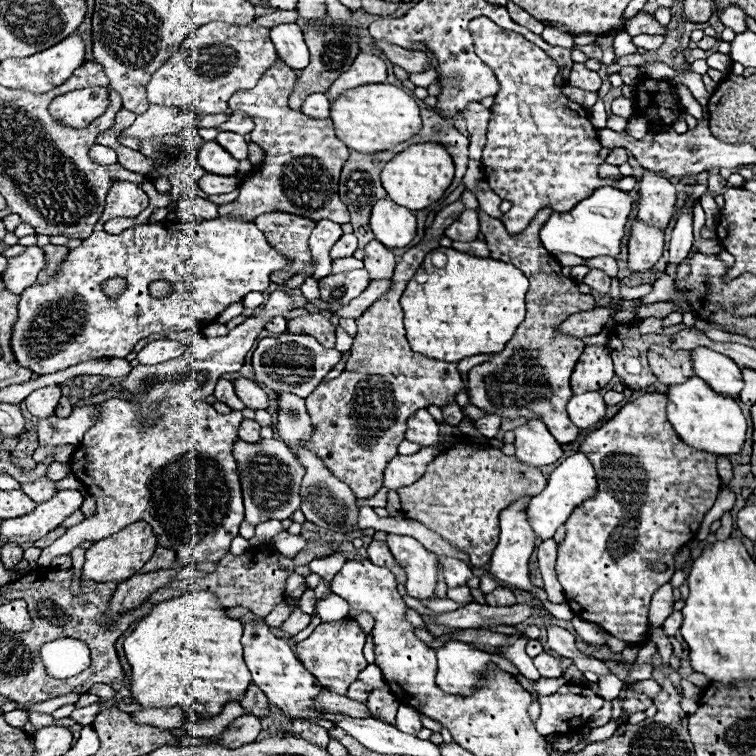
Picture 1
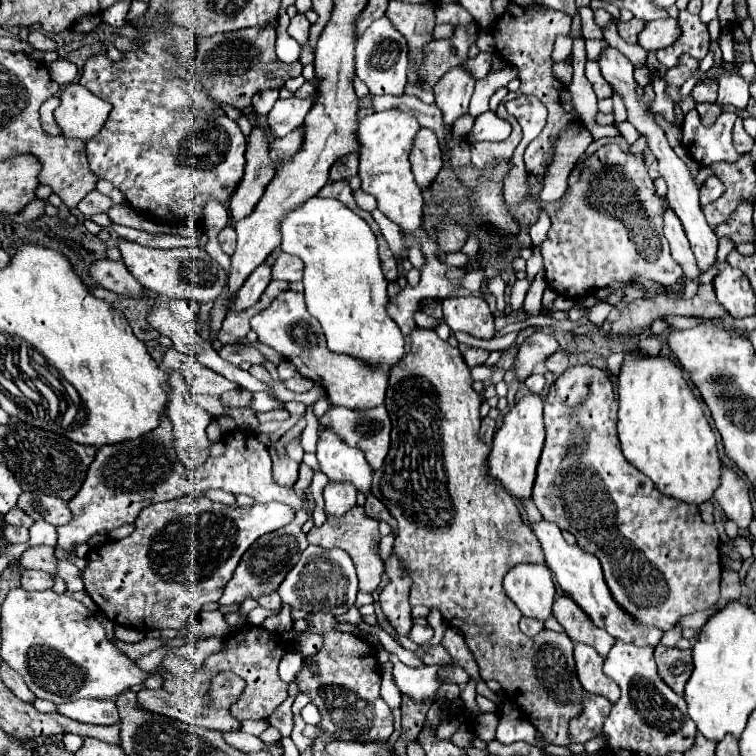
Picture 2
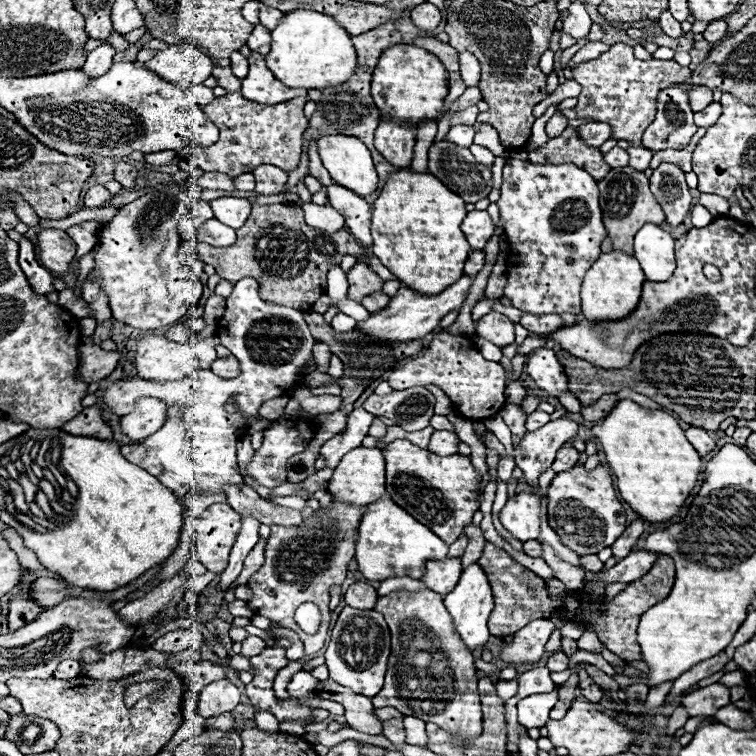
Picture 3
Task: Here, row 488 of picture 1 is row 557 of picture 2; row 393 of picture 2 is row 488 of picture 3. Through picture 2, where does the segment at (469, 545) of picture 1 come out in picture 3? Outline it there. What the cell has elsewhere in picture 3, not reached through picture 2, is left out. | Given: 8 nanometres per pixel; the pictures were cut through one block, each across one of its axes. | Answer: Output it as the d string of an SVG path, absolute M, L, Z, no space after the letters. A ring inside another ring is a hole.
M394 440L382 448L386 458L386 492L408 514L432 528L440 540L452 544L464 534L464 526L472 522L472 514L478 510L476 484L478 476L468 456L436 456L430 450L418 448L408 440Z

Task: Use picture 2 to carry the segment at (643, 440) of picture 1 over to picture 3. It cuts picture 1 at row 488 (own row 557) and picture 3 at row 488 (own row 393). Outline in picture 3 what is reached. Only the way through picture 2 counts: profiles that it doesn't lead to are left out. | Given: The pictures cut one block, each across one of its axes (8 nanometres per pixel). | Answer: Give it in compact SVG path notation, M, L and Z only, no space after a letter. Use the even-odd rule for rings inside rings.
M584 466L570 468L554 476L548 488L548 522L568 548L586 554L598 554L602 548L612 546L620 532L626 528L626 512L616 498L610 472L602 466L584 470Z

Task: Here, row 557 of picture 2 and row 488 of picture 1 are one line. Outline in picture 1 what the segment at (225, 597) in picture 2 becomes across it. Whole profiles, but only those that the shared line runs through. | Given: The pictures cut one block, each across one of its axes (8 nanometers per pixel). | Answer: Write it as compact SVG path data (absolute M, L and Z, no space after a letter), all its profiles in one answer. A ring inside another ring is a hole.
M238 440L234 444L238 472L242 480L246 522L256 526L264 520L286 520L300 508L300 484L306 474L298 454L280 440L262 440L260 444L246 444Z

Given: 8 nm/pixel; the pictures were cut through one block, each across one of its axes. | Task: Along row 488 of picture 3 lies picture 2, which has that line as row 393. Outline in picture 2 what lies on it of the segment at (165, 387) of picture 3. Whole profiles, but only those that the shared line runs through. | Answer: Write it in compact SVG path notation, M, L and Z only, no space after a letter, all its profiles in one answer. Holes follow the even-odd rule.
M202 366L200 370L202 370L200 376L192 378L192 380L186 378L186 382L188 382L188 386L190 386L190 390L192 390L194 394L202 394L202 392L208 392L208 394L224 394L224 392L236 388L234 382L226 380L226 378L220 376L218 372L210 370L210 368L204 368L204 366Z

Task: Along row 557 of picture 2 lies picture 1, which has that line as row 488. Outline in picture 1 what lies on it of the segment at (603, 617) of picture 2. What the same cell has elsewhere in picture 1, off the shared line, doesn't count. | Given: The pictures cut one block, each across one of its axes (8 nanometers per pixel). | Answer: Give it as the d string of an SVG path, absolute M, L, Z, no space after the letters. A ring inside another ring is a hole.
M576 452L576 454L568 456L550 474L546 488L538 496L532 496L530 502L528 502L526 518L528 518L528 524L532 526L532 530L536 532L536 538L538 540L552 538L554 532L556 532L556 528L568 520L568 516L572 514L572 510L578 504L582 504L588 496L594 496L594 490L596 490L596 474L594 474L594 468L592 468L590 460L582 452Z

